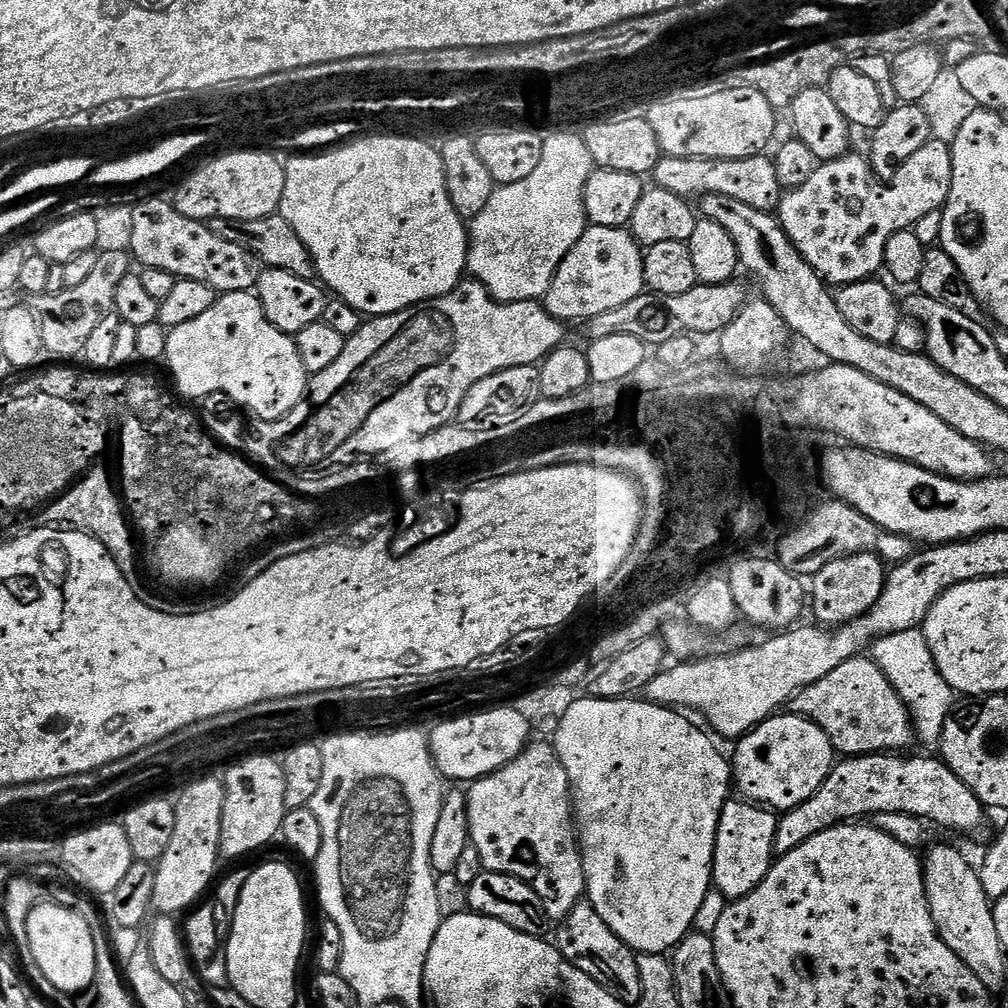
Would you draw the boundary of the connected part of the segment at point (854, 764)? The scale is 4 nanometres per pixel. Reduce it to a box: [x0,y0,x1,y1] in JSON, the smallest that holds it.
[774,754,986,857]

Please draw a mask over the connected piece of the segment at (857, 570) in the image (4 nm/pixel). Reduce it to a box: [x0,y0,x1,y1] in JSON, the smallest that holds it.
[810,552,885,630]

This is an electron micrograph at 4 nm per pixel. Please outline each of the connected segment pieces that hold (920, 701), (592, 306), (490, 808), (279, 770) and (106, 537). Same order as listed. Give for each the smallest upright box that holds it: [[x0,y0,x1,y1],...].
[[870,628,954,745],[542,224,644,322],[466,743,585,922],[220,754,286,860],[39,467,136,578]]

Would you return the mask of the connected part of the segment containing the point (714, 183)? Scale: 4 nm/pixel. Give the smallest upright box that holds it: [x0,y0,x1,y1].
[650,154,782,213]

